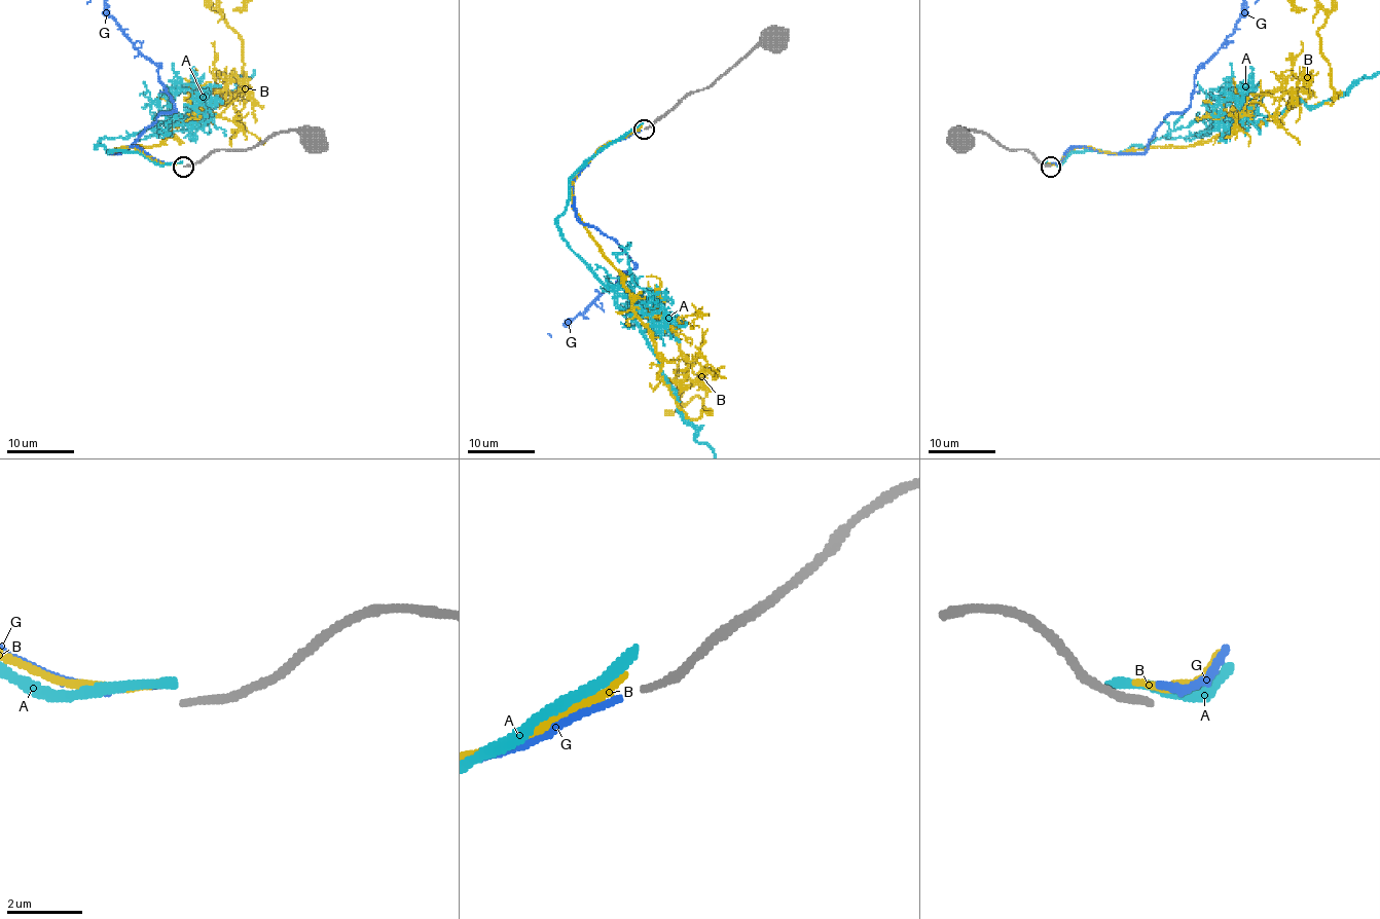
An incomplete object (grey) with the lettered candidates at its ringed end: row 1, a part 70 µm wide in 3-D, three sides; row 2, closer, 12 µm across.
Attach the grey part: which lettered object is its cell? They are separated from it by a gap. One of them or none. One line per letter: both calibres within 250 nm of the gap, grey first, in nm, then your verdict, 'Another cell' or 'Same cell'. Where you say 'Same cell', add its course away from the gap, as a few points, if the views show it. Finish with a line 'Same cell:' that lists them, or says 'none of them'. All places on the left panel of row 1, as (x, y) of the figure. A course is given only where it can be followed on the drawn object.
A: Thickness 180 nm (grey) against 360 nm. Another cell
B: Thickness 180 nm (grey) against 200 nm. Another cell
G: Thickness 180 nm (grey) against 180 nm. Another cell
Same cell: none of them

